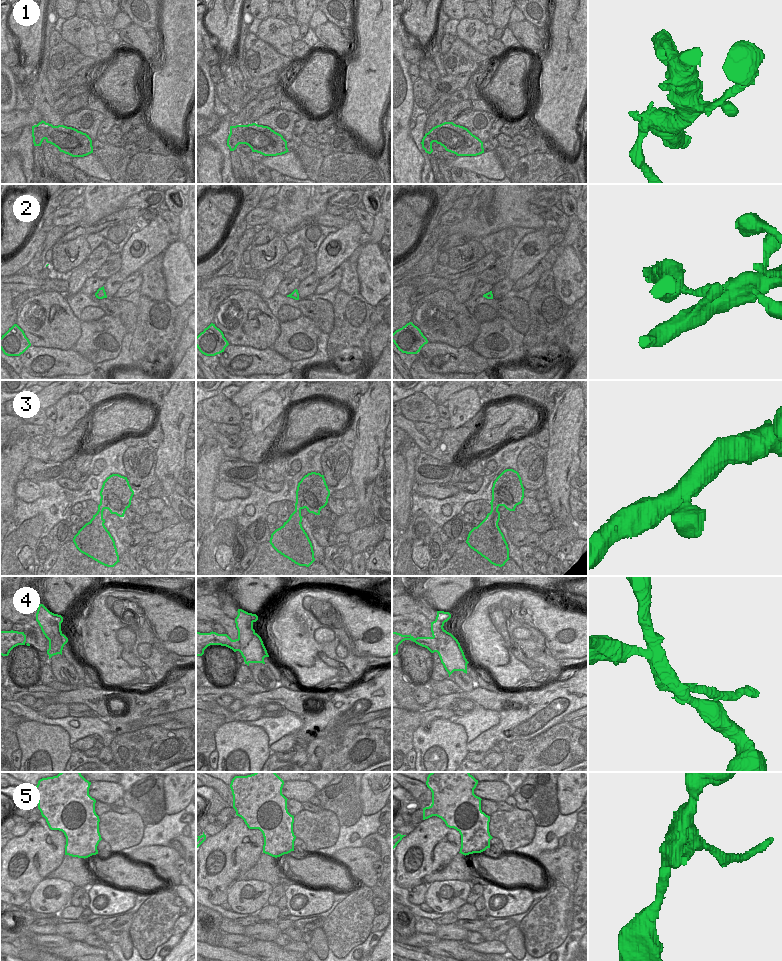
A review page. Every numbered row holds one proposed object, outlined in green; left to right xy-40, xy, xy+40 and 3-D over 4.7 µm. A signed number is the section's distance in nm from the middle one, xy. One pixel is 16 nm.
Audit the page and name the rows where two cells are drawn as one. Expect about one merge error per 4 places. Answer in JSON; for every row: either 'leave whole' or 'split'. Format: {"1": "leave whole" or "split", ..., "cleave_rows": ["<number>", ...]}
{"1": "split", "2": "split", "3": "leave whole", "4": "split", "5": "split", "cleave_rows": ["1", "2", "4", "5"]}

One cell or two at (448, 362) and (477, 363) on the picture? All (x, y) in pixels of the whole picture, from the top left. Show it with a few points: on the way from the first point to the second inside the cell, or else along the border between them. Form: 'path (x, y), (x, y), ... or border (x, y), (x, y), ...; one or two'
path (455, 362), (470, 362); one

